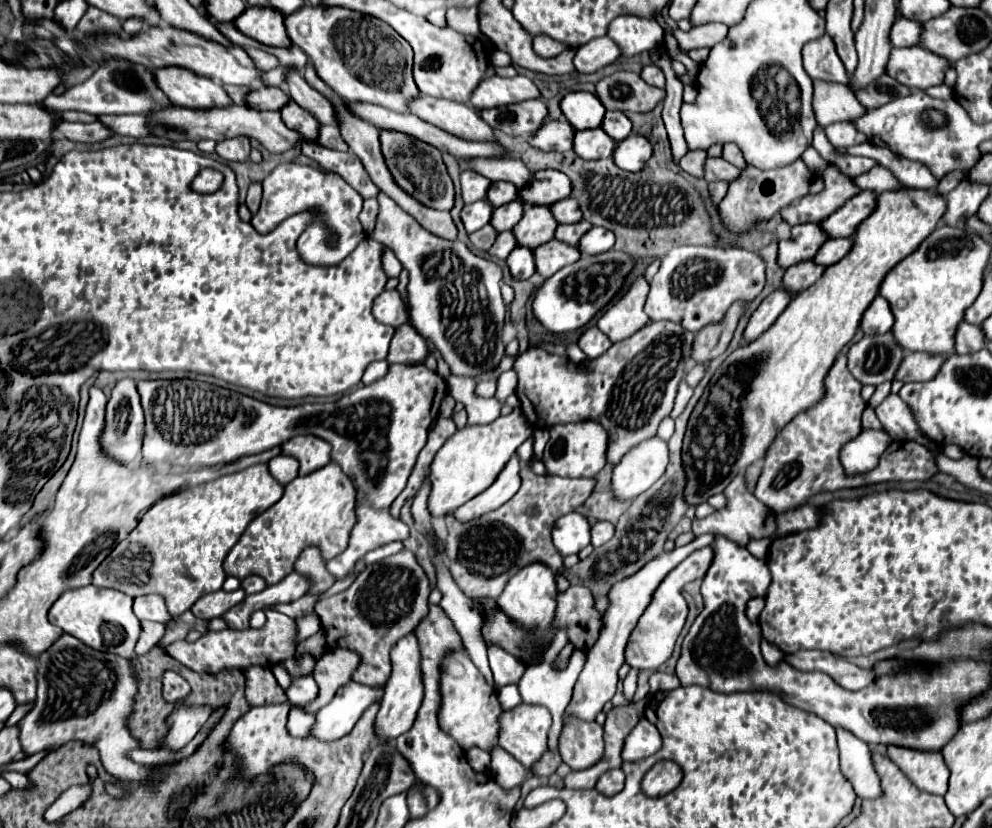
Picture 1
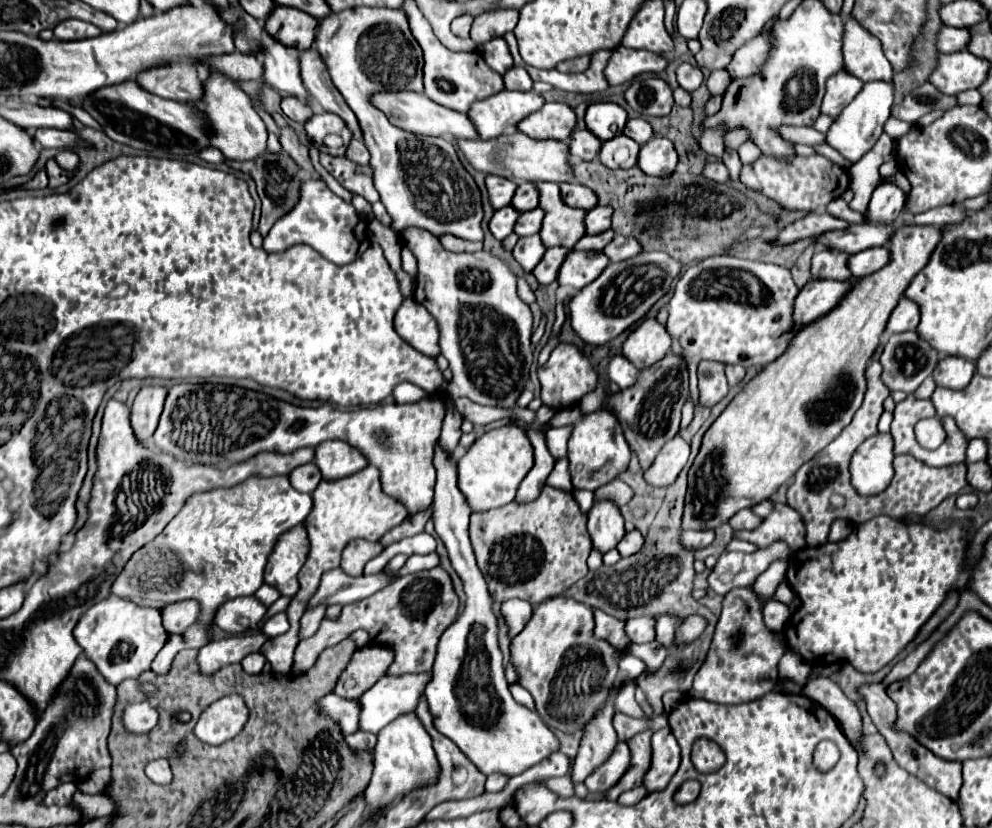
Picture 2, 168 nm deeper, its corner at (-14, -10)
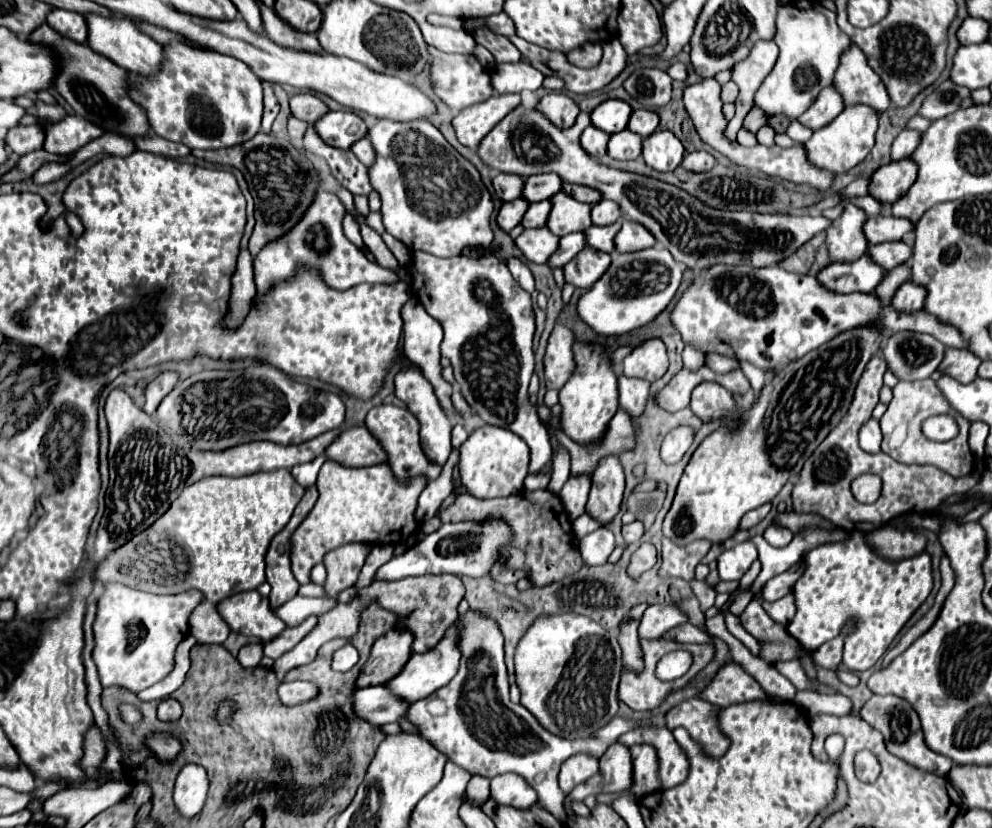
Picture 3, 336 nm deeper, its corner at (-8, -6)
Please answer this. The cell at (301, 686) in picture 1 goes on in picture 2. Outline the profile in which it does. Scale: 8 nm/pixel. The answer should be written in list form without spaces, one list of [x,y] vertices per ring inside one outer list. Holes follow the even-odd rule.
[[[331,693],[319,701],[319,709],[335,719],[343,727],[345,735],[359,731],[359,699],[343,699]]]

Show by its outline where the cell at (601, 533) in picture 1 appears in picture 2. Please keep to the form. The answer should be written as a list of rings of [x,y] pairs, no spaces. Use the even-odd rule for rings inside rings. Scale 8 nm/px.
[[[633,529],[633,531],[629,531],[629,533],[625,533],[625,537],[619,541],[619,545],[617,545],[617,551],[621,553],[621,557],[629,557],[629,555],[635,555],[641,547],[643,547],[643,541],[645,541],[645,537],[637,531],[637,529]]]

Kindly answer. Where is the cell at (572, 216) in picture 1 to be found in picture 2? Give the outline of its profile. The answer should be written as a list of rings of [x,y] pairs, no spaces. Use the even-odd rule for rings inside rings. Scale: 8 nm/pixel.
[[[593,207],[591,211],[587,211],[587,219],[585,219],[585,225],[587,225],[587,233],[589,235],[595,235],[595,233],[603,233],[611,227],[611,207]]]

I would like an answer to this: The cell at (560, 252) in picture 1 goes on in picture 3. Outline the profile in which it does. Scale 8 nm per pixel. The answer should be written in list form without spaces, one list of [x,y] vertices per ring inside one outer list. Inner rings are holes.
[[[585,247],[563,267],[565,283],[571,283],[573,287],[587,289],[607,271],[609,263],[611,263],[609,253]]]

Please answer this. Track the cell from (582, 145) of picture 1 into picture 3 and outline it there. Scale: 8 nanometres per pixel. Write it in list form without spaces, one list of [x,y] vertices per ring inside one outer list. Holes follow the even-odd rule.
[[[627,129],[611,135],[609,147],[607,147],[607,155],[611,159],[617,159],[617,161],[637,159],[641,155],[641,137],[631,133],[631,131],[627,131]]]

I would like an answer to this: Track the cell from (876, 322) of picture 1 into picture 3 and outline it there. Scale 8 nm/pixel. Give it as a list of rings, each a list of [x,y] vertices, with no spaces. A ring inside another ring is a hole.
[[[905,281],[891,299],[891,305],[897,313],[915,313],[923,309],[923,303],[925,303],[925,289],[911,281]]]

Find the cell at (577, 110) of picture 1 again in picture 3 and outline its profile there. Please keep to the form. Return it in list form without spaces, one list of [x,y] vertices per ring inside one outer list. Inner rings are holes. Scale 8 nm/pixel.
[[[609,99],[609,101],[603,101],[601,105],[597,105],[593,111],[591,111],[591,123],[593,127],[613,135],[617,131],[623,131],[627,127],[627,121],[629,121],[629,115],[631,115],[631,107],[625,103],[625,101],[619,101],[619,99]]]

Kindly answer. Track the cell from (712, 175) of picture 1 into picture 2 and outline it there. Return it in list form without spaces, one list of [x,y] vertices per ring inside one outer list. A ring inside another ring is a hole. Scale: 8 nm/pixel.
[[[709,161],[709,163],[705,163],[703,175],[707,179],[711,179],[711,181],[717,181],[717,183],[725,183],[729,179],[729,171],[727,171],[727,167],[721,161]]]

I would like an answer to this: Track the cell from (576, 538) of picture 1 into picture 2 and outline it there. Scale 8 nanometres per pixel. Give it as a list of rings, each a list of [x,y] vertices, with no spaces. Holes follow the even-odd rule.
[[[595,501],[587,513],[587,527],[593,539],[593,547],[601,553],[615,549],[621,537],[625,535],[623,515],[619,507],[611,501]]]

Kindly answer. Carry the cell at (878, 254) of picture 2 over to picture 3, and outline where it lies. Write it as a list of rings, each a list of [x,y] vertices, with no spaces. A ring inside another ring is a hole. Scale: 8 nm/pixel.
[[[891,241],[891,243],[879,243],[879,245],[869,245],[867,255],[881,265],[883,269],[893,269],[905,261],[911,259],[911,247],[905,245],[903,241]]]

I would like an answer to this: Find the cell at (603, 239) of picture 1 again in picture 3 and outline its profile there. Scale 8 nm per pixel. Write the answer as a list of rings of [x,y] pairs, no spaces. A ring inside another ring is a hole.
[[[625,221],[621,231],[615,237],[615,251],[617,253],[641,251],[651,245],[655,245],[653,235],[645,227],[641,227],[639,223],[633,223],[633,221]]]

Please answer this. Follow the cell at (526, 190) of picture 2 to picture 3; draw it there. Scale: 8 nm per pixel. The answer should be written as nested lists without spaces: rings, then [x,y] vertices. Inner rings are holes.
[[[553,173],[533,175],[533,177],[525,179],[525,187],[523,187],[521,197],[529,203],[543,201],[543,199],[549,199],[549,195],[555,195],[557,191],[561,191],[561,185],[563,185],[563,181]]]

